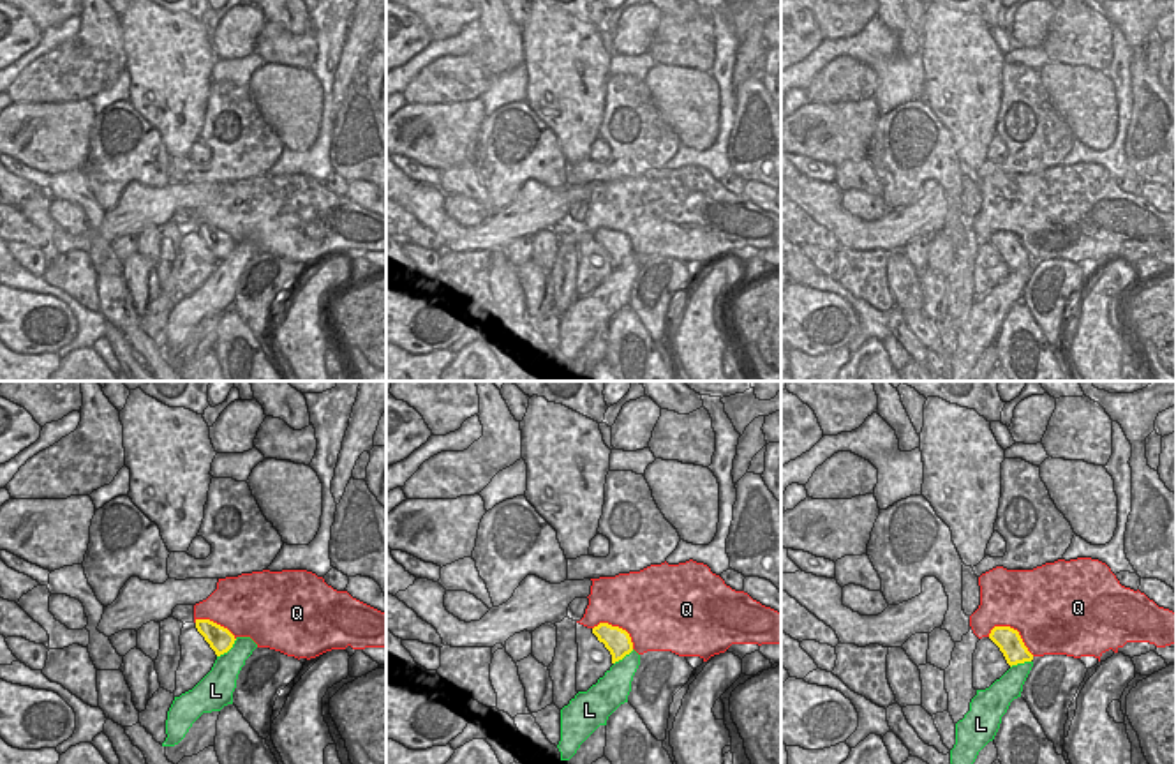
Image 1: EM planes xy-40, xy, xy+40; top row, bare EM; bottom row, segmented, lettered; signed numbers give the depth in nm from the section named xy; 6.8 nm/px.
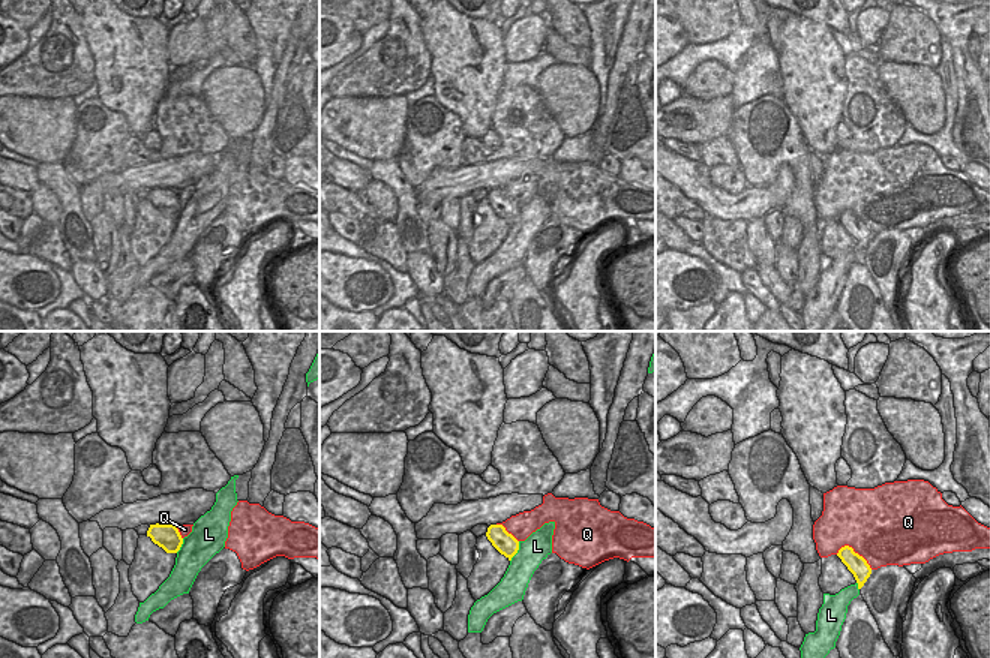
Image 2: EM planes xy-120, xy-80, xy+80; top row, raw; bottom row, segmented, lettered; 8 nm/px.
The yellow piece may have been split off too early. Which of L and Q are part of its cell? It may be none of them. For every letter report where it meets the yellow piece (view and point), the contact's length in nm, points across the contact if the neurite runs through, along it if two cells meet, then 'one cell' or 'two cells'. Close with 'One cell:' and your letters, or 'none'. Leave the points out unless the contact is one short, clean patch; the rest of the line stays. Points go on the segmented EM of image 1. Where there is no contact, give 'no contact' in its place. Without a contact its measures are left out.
L: xy-40 (228, 650) | 190 nm | along xy-40 (237, 639), (217, 657) | two cells
Q: xy+40 (1016, 630) | 360 nm | two cells
One cell: none

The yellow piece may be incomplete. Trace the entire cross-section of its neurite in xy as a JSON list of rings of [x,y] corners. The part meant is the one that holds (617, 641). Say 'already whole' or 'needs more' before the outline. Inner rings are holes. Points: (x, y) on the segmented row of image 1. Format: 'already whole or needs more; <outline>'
already whole; [[[599,623],[598,626],[592,628],[592,633],[610,651],[612,663],[622,660],[626,655],[633,651],[633,642],[629,633],[619,626]]]

